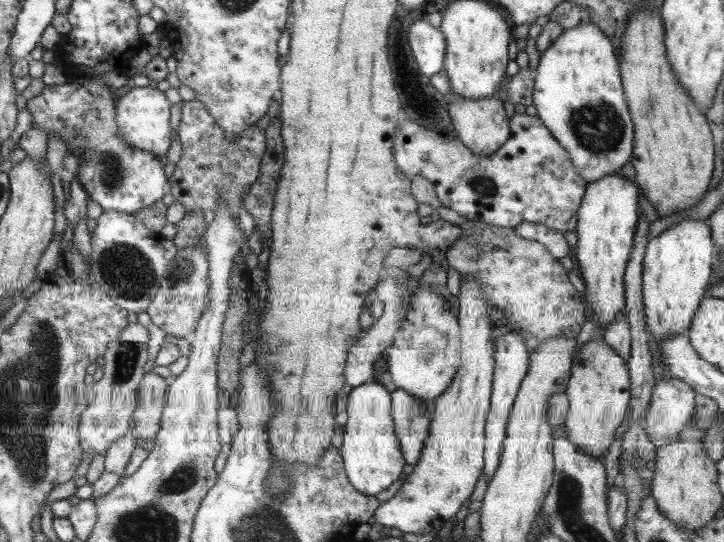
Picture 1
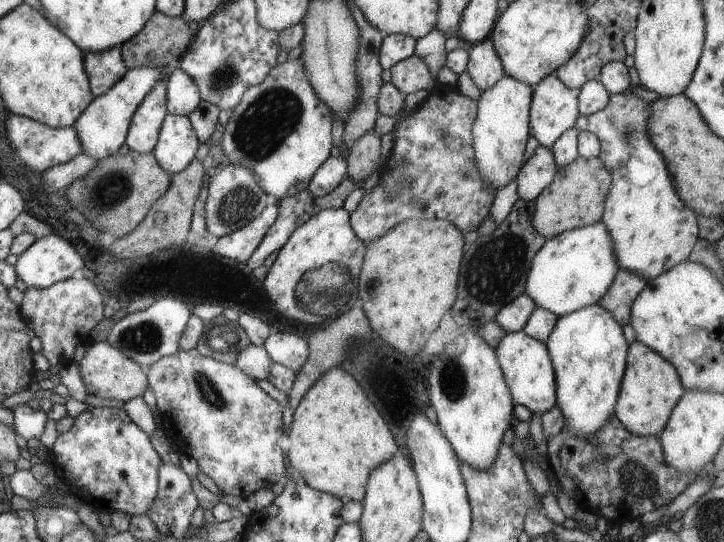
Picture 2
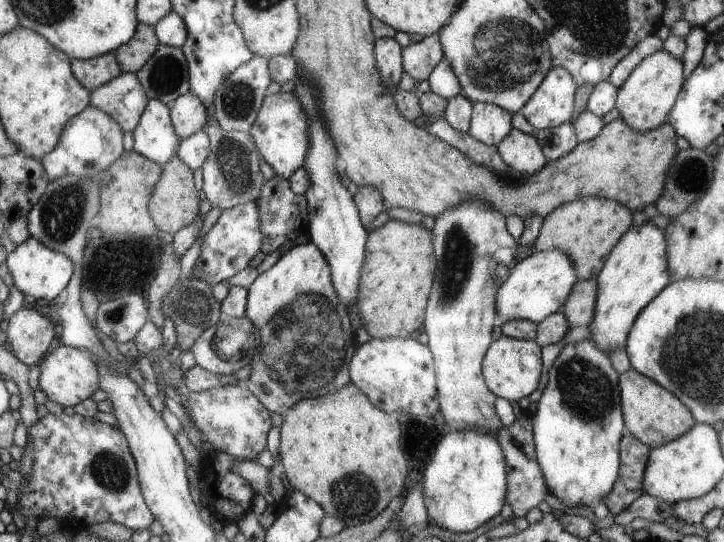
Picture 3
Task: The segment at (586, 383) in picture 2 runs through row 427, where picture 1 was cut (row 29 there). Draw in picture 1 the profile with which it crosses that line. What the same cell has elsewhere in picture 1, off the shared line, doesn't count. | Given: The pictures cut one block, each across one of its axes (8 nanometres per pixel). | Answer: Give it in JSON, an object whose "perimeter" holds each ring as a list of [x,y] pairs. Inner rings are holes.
{"perimeter":[[[595,19],[563,34],[540,55],[533,90],[537,116],[569,152],[587,184],[620,170],[634,156],[635,123],[623,90],[616,47]]]}

